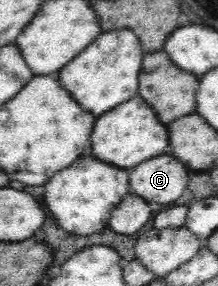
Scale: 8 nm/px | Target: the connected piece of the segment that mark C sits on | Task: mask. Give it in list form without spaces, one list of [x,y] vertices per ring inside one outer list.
[[[169,153],[147,159],[131,171],[131,191],[147,200],[147,203],[177,204],[186,192],[189,171],[184,163],[169,157]]]

